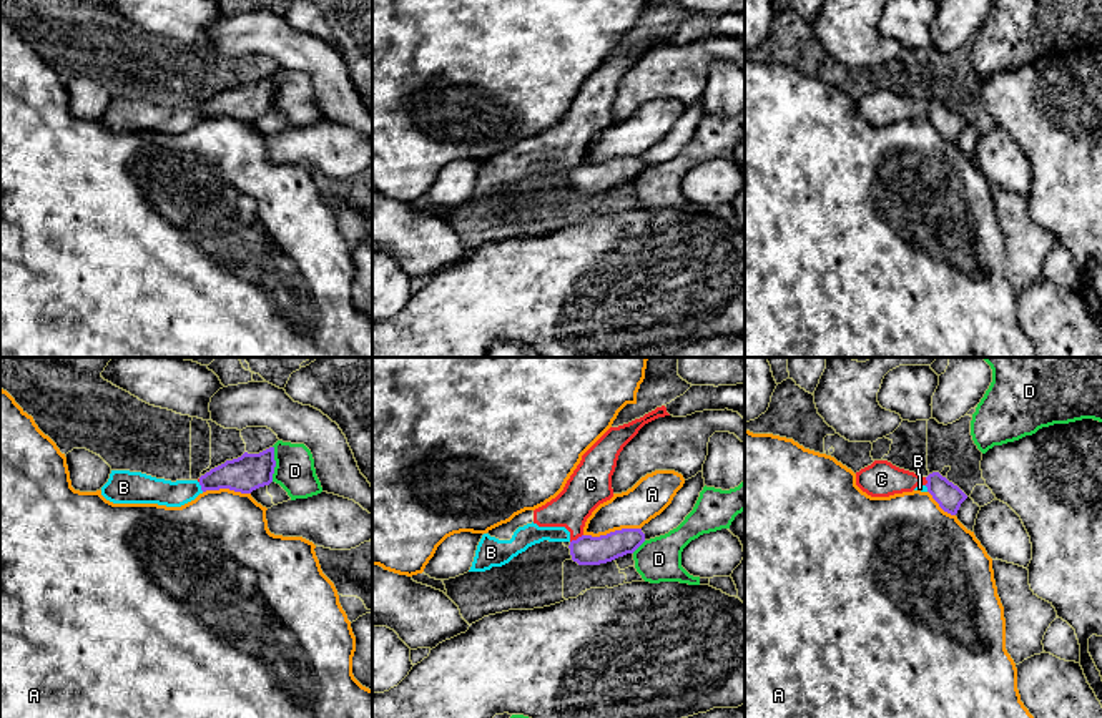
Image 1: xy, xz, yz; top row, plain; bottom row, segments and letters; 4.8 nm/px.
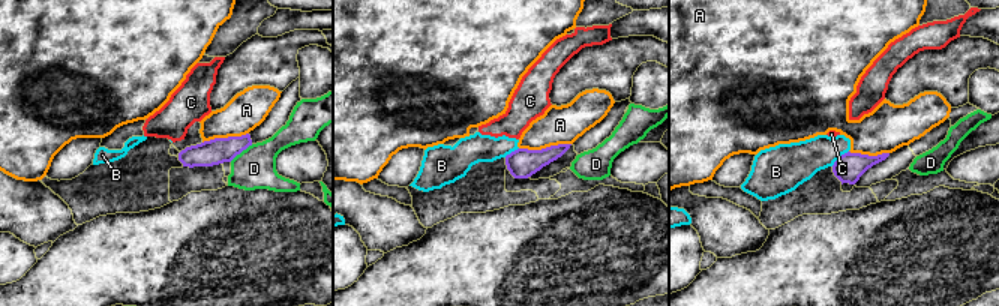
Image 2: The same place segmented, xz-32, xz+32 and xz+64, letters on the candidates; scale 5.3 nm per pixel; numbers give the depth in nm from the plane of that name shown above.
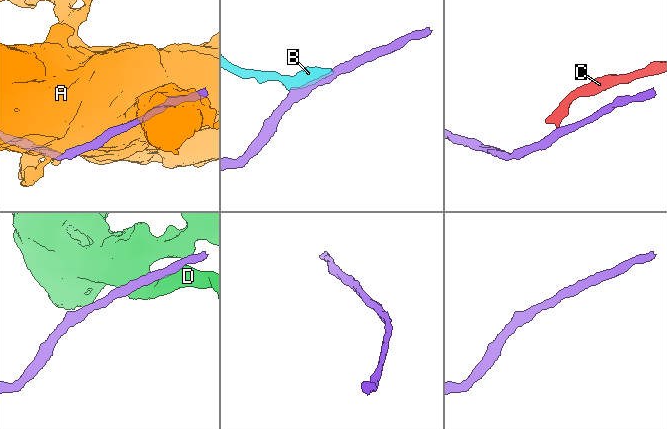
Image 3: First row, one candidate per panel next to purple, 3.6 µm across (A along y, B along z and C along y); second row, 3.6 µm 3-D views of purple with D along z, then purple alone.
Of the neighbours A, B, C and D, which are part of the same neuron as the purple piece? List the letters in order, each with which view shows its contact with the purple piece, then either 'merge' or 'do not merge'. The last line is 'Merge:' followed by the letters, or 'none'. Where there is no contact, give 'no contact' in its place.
A: xz | do not merge
B: xy | do not merge
C: xz | do not merge
D: xy | do not merge
Merge: none

